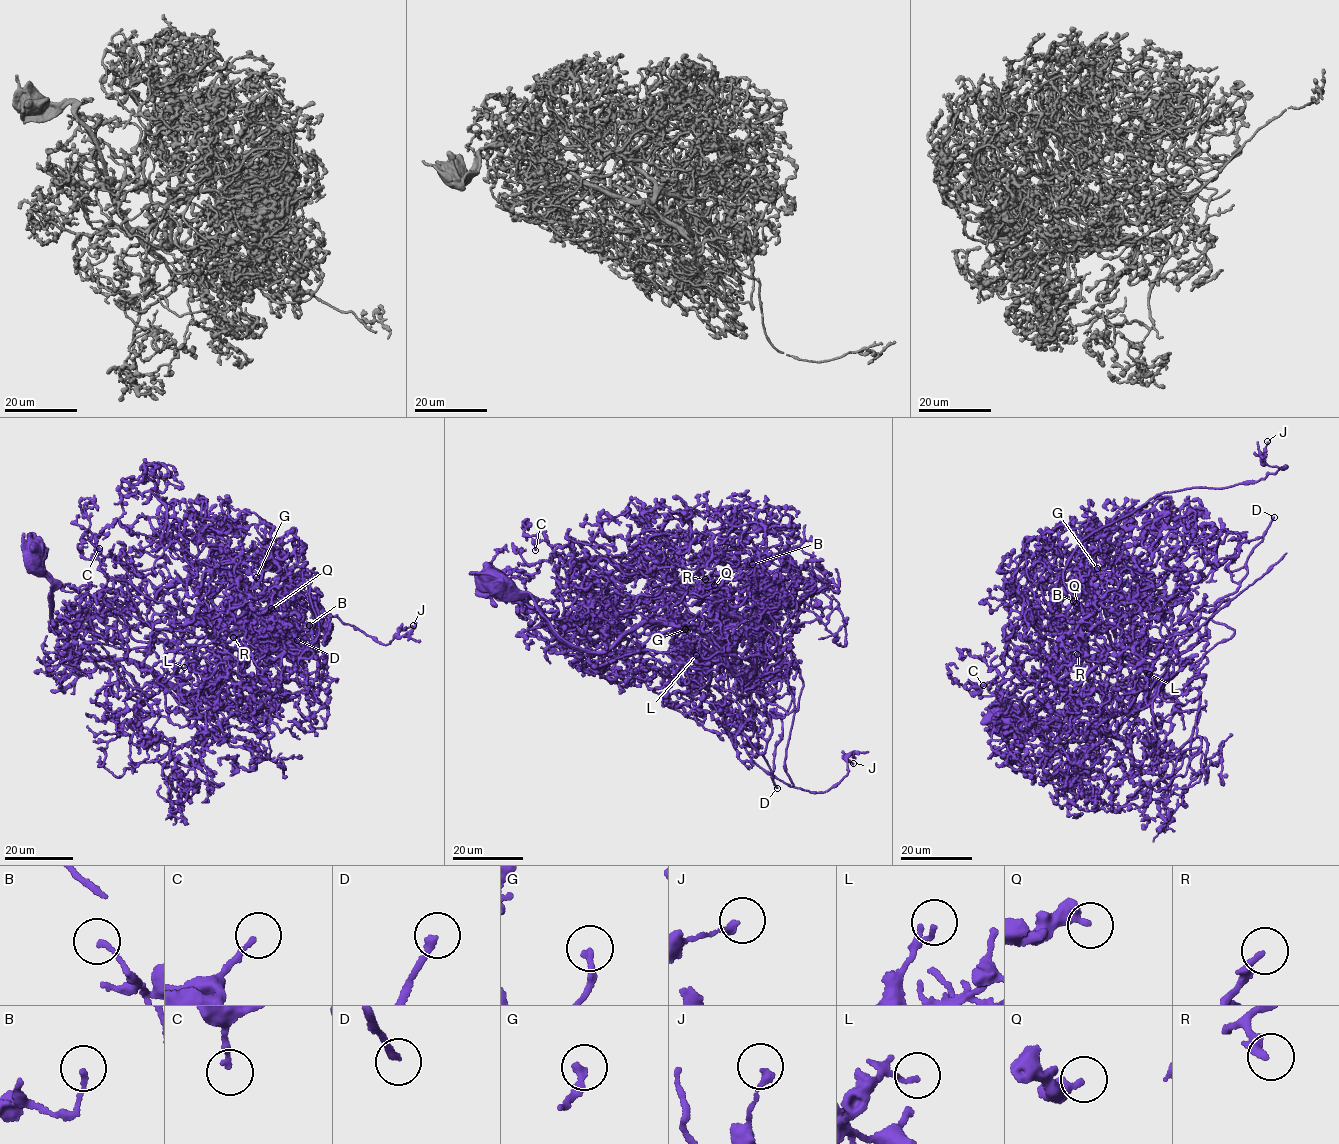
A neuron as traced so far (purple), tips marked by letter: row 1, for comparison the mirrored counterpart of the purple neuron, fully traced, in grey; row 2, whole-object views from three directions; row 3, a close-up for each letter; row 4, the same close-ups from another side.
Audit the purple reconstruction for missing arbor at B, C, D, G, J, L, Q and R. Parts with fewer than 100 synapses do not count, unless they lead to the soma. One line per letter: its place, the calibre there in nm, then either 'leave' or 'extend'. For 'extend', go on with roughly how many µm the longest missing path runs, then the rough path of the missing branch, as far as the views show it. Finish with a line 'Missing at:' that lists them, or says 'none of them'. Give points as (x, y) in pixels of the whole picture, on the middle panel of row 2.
B: at (752, 564); 160 nm thick; leave
C: at (535, 550); 170 nm thick; leave
D: at (777, 788); 220 nm thick; extend; about 60 µm are missing
G: at (685, 629); 240 nm thick; leave
J: at (853, 763); 200 nm thick; leave
L: at (696, 655); 120 nm thick; leave
Q: at (714, 585); 400 nm thick; leave
R: at (705, 579); 280 nm thick; leave
Missing at: D

